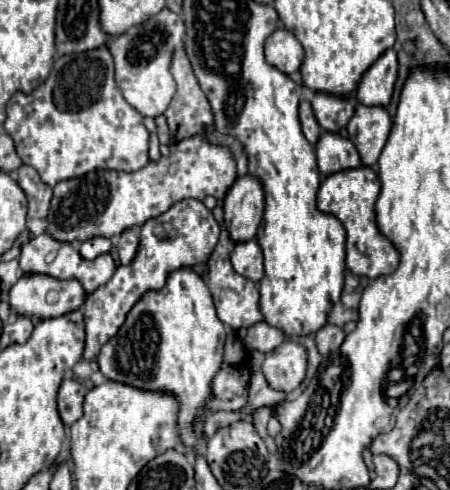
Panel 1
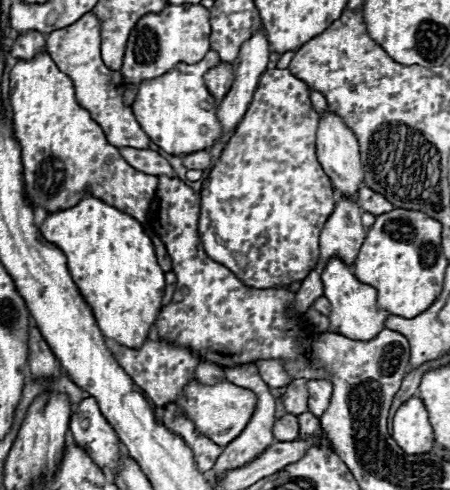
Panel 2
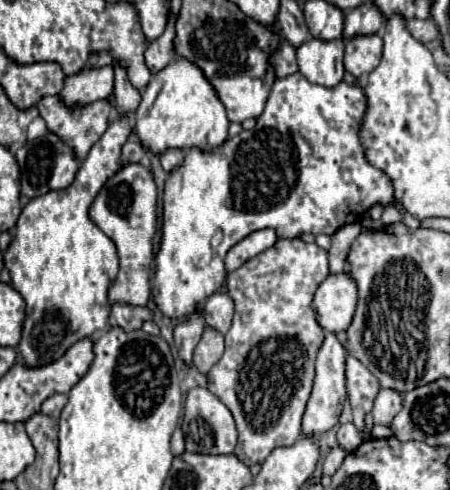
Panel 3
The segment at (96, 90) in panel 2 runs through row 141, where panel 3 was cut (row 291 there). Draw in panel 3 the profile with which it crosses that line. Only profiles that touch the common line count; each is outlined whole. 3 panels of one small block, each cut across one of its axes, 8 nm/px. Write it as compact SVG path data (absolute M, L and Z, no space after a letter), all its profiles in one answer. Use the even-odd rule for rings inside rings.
M126 164L122 170L118 170L98 192L90 206L90 220L116 244L118 258L120 258L120 270L118 276L112 280L108 288L108 302L116 304L128 304L128 306L146 306L148 296L150 296L150 262L154 258L154 234L156 234L156 186L154 178L148 166L144 164Z

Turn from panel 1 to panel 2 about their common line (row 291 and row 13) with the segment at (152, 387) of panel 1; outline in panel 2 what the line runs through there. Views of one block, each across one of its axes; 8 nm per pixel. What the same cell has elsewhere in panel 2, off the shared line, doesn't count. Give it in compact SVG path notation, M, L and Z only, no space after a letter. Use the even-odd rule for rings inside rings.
M166 4L166 8L160 14L142 16L128 38L124 64L120 68L124 80L130 84L140 84L144 80L152 80L166 74L180 62L196 64L198 60L202 60L210 50L208 20L210 12L200 4L182 4L182 6Z

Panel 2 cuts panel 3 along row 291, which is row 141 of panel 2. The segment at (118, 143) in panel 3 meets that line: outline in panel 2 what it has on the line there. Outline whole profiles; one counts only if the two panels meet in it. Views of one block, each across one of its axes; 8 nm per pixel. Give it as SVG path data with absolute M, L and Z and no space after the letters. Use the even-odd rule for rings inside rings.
M46 52L34 60L18 60L18 64L10 70L10 104L14 110L14 136L22 148L24 190L36 208L40 206L48 214L54 214L76 206L84 194L92 194L94 198L100 198L102 202L134 216L138 222L146 222L148 206L154 198L158 178L146 176L122 160L120 150L108 144L104 130L90 118L88 110L76 102L72 80L58 70Z

